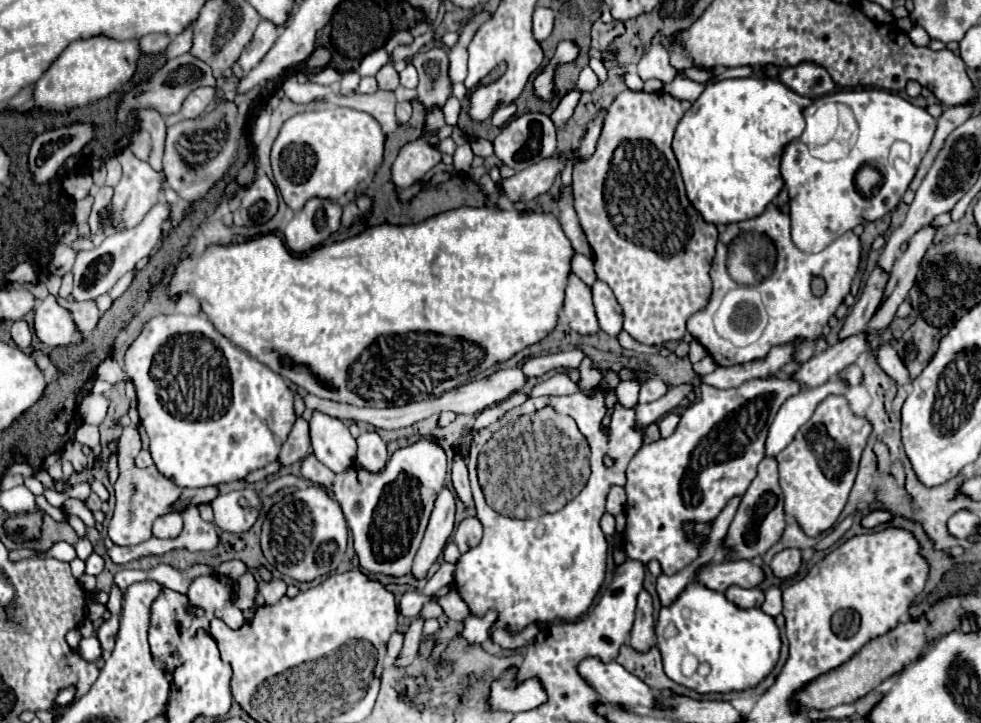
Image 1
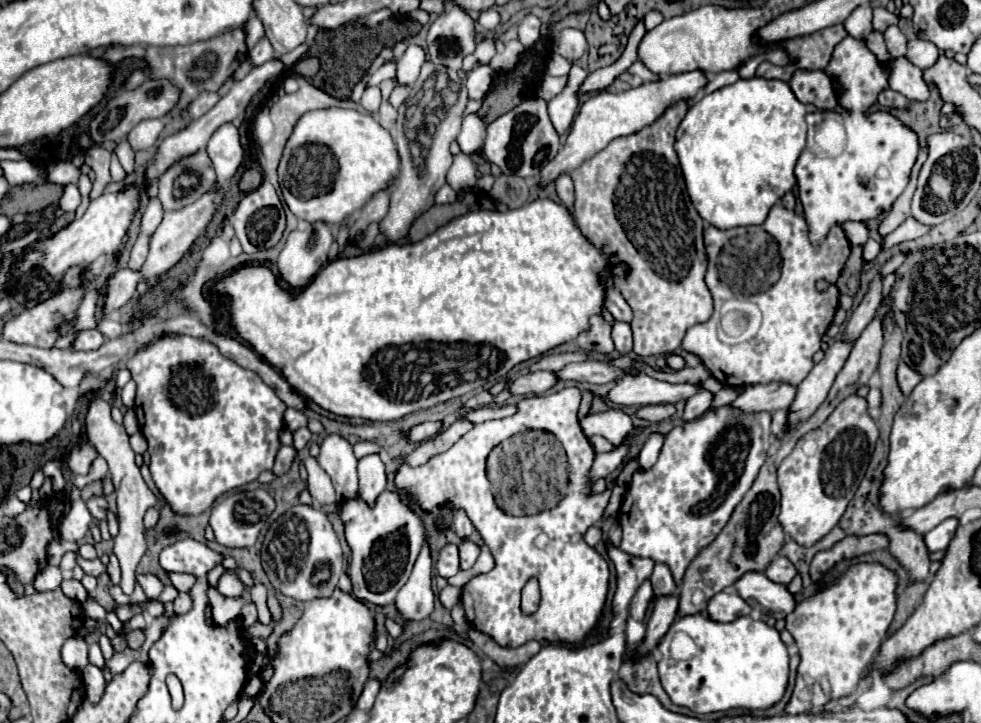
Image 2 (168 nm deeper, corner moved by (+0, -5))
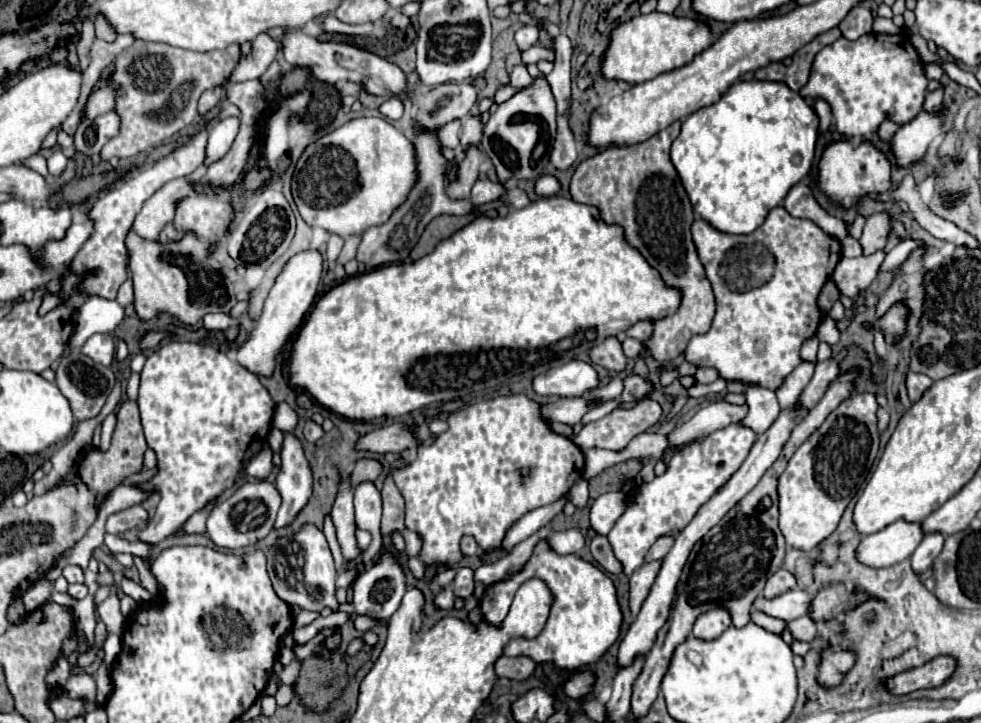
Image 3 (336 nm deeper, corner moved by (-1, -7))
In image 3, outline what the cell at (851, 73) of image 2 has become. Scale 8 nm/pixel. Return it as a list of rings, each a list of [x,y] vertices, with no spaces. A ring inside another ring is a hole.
[[[871,32],[859,40],[839,38],[825,46],[813,62],[811,78],[801,88],[801,96],[827,100],[837,130],[845,138],[859,138],[877,132],[885,118],[899,124],[913,120],[921,112],[925,90],[927,78],[923,64],[909,38]]]

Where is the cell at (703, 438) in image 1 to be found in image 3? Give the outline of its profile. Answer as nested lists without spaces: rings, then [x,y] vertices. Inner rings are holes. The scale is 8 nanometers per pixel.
[[[733,424],[725,430],[717,430],[675,450],[667,462],[665,474],[647,484],[641,484],[635,490],[635,496],[631,496],[623,516],[607,536],[627,576],[641,568],[643,558],[655,540],[661,536],[677,536],[695,518],[697,510],[729,482],[729,478],[745,462],[755,440],[757,434],[743,424]]]

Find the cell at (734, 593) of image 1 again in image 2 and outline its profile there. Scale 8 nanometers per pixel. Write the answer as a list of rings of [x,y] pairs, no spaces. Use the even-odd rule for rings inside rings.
[[[720,592],[720,594],[712,596],[706,612],[708,612],[708,616],[712,616],[712,620],[732,622],[740,616],[748,616],[750,606],[736,592]]]

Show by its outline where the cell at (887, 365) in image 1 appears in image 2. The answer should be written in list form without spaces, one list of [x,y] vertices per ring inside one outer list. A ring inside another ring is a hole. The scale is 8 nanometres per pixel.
[[[900,362],[900,366],[898,366],[898,384],[900,384],[900,390],[904,392],[904,396],[910,396],[910,392],[914,390],[914,386],[920,380],[922,380],[922,376],[918,372],[914,372],[910,366]]]

